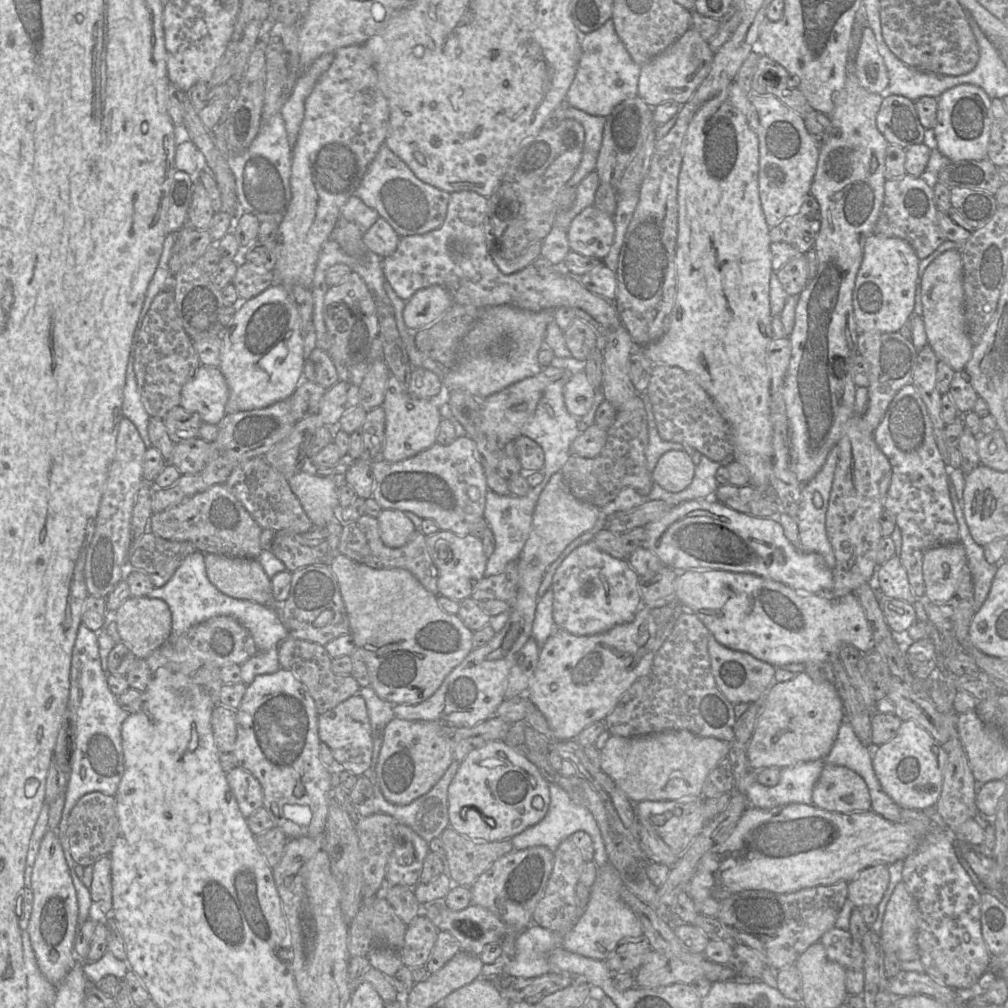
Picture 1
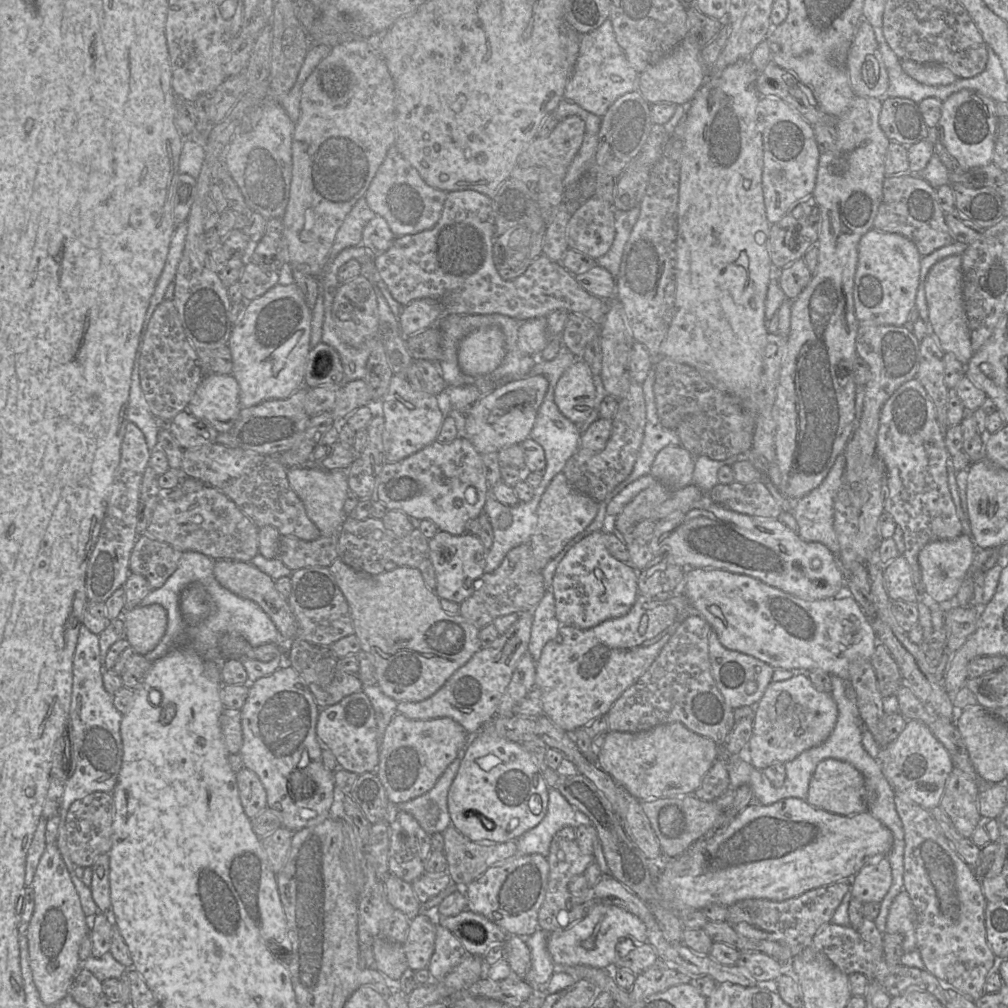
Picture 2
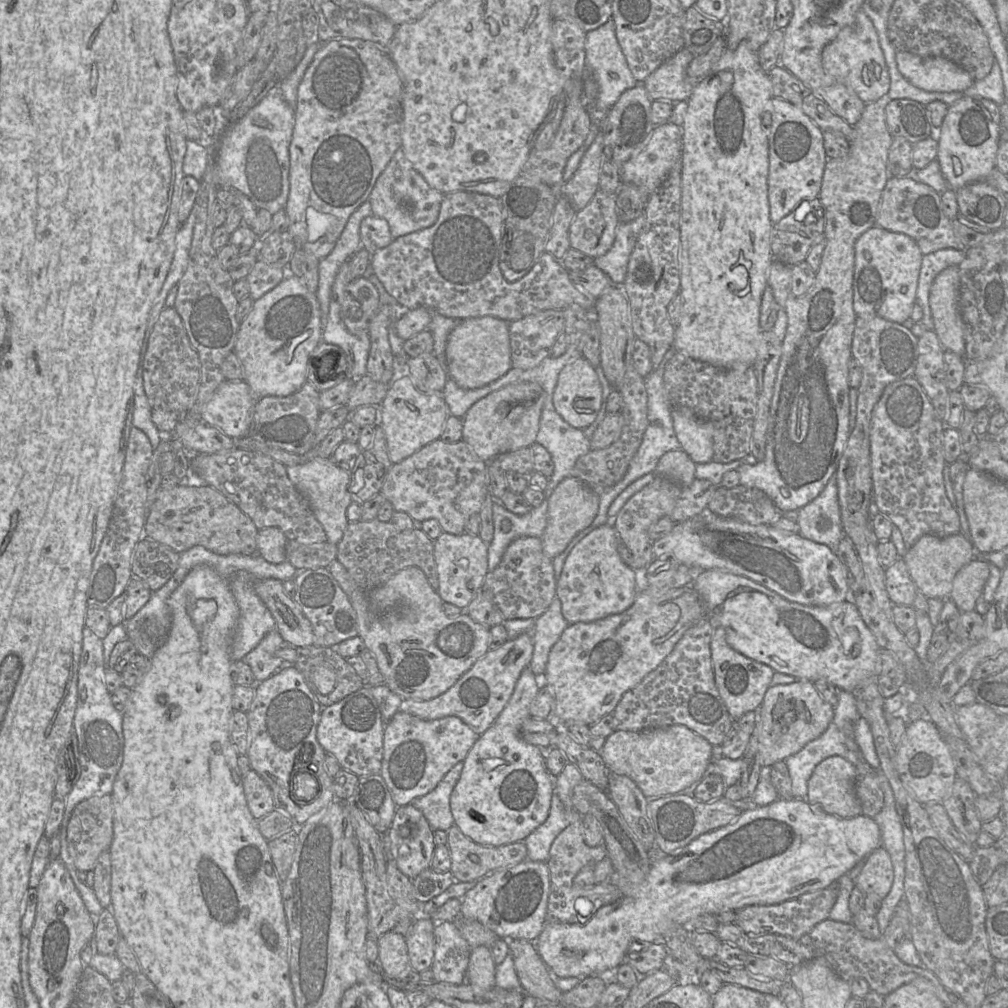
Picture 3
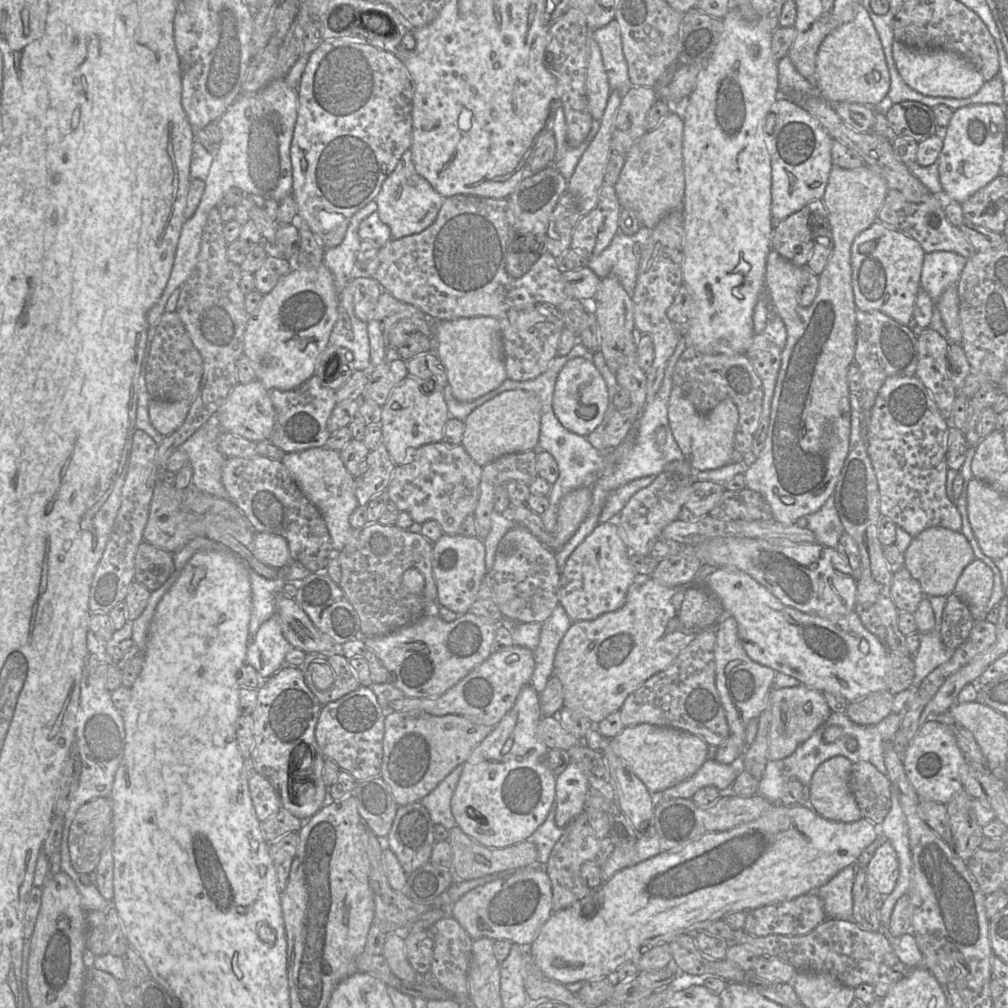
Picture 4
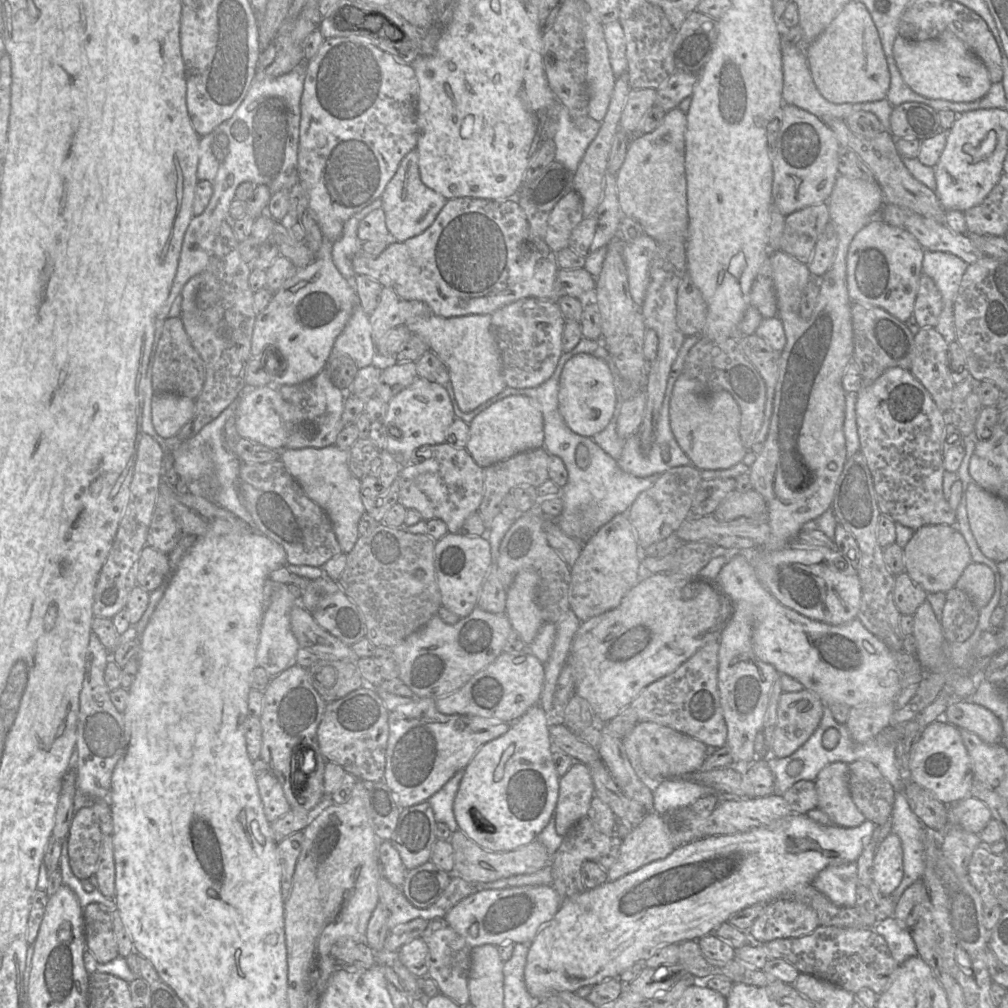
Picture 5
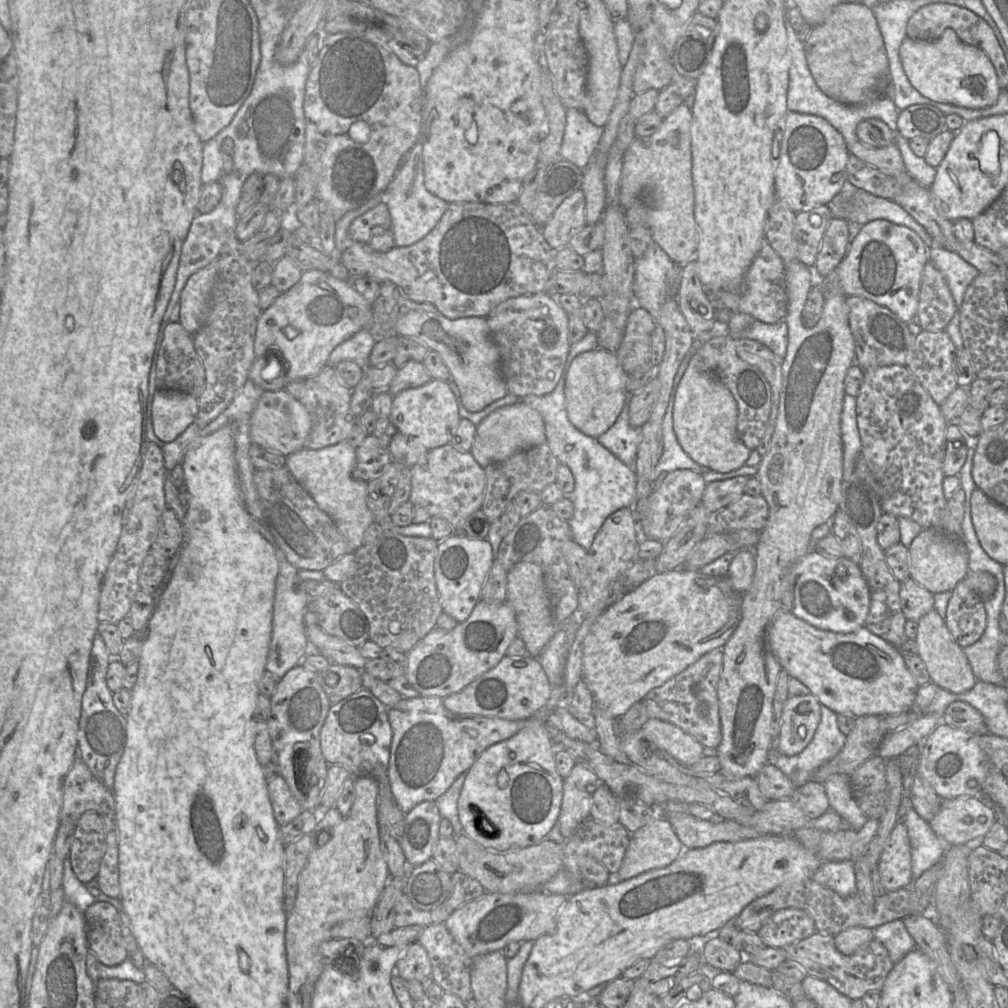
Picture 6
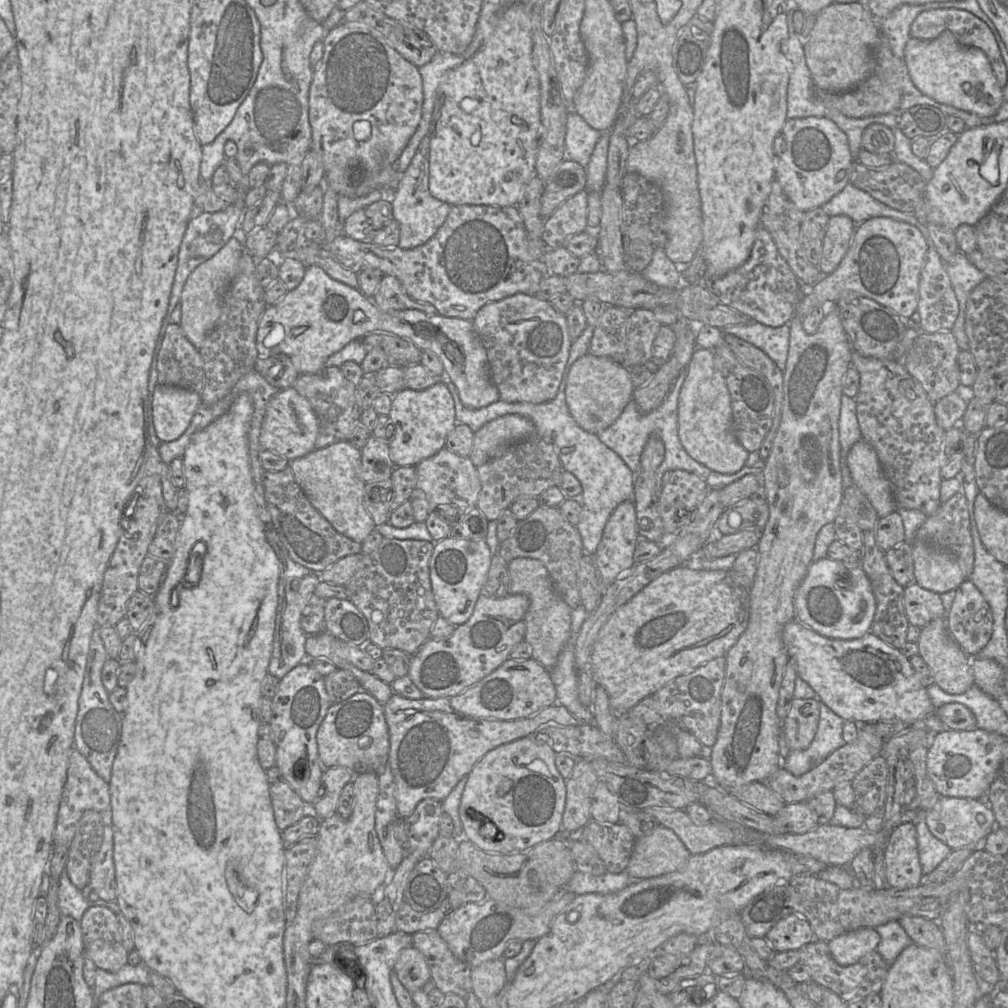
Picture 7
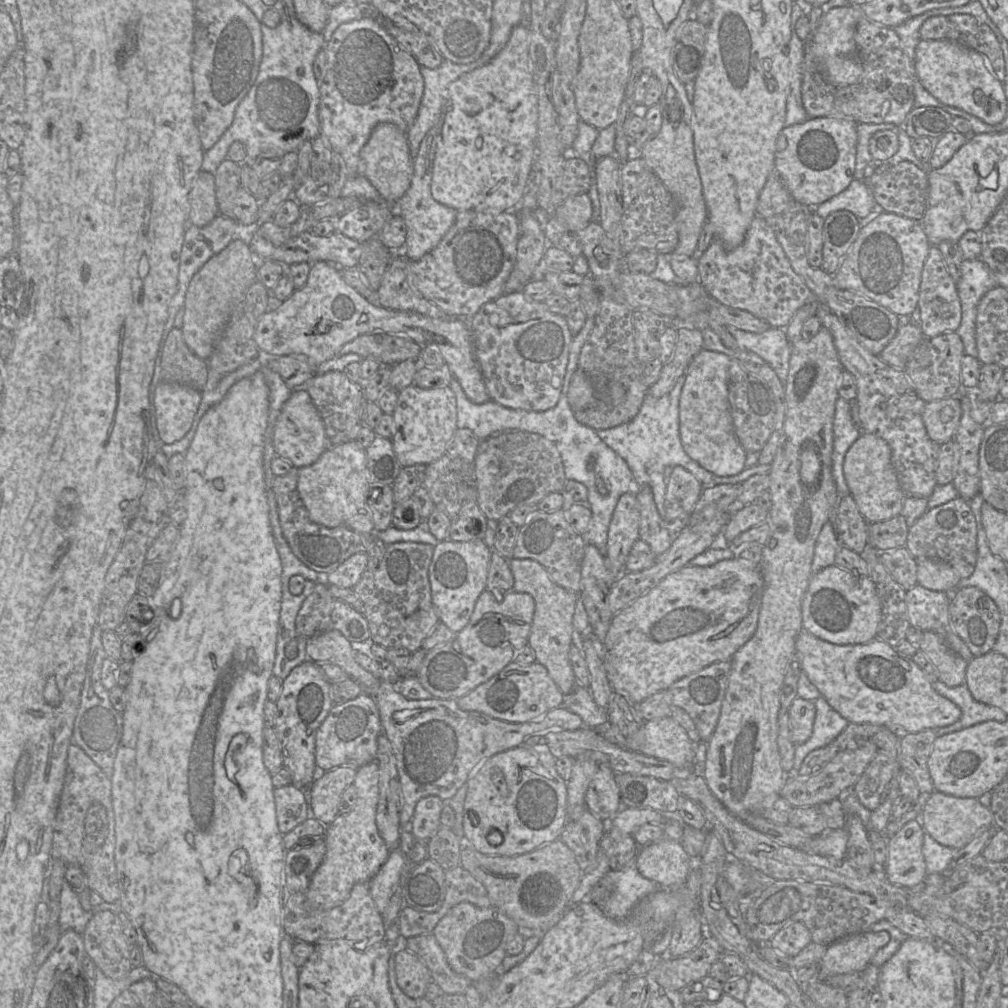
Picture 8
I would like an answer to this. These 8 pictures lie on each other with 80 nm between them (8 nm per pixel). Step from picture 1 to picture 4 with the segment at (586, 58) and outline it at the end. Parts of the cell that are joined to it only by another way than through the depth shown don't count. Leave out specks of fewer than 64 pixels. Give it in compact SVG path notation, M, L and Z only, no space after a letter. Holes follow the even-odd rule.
M613 19L606 26L592 31L592 38L597 42L600 48L611 92L617 91L623 97L633 87L633 85L629 79L628 64L623 53L619 23L617 20Z

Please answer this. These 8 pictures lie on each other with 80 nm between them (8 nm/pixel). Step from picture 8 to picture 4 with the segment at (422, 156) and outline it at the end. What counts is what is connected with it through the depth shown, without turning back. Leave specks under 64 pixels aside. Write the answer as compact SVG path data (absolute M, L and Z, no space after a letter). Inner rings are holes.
M410 149L405 151L395 169L382 183L380 192L374 199L380 220L386 224L393 239L420 233L436 219L444 201L433 187L415 170Z

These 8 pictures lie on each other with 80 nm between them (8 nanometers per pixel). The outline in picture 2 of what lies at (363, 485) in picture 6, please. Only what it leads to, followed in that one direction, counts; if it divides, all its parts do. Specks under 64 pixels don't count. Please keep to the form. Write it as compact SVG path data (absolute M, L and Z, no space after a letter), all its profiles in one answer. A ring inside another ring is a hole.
M288 468L287 479L293 491L302 501L307 516L318 527L321 535L339 534L348 517L344 511L344 501L349 491L346 471Z

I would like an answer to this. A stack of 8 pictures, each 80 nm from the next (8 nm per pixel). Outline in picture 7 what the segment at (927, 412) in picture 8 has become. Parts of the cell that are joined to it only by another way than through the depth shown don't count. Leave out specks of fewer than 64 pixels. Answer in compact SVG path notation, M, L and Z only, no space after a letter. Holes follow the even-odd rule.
M961 387L960 391L955 391L934 403L934 412L937 424L945 431L958 425L962 420L963 415L967 408L967 403L968 403L967 397L970 396L969 389L971 388Z

